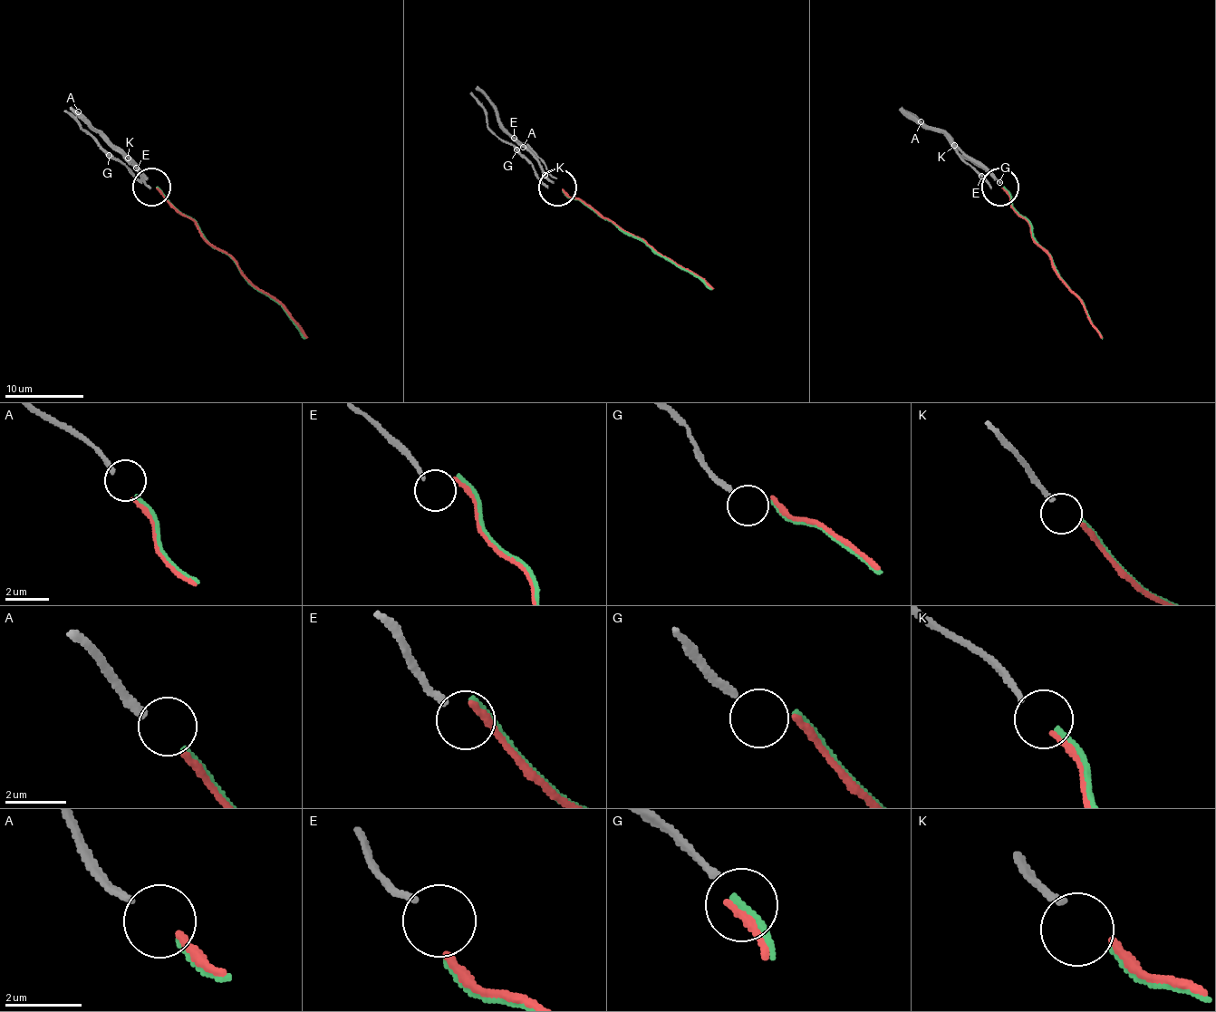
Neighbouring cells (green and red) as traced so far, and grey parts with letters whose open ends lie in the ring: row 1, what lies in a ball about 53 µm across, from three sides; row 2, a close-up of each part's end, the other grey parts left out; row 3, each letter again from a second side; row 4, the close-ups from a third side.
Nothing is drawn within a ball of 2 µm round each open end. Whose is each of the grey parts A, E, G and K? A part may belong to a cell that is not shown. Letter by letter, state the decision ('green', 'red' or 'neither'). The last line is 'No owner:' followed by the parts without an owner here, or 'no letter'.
A: green
E: neither
G: neither
K: red
No owner: E, G

